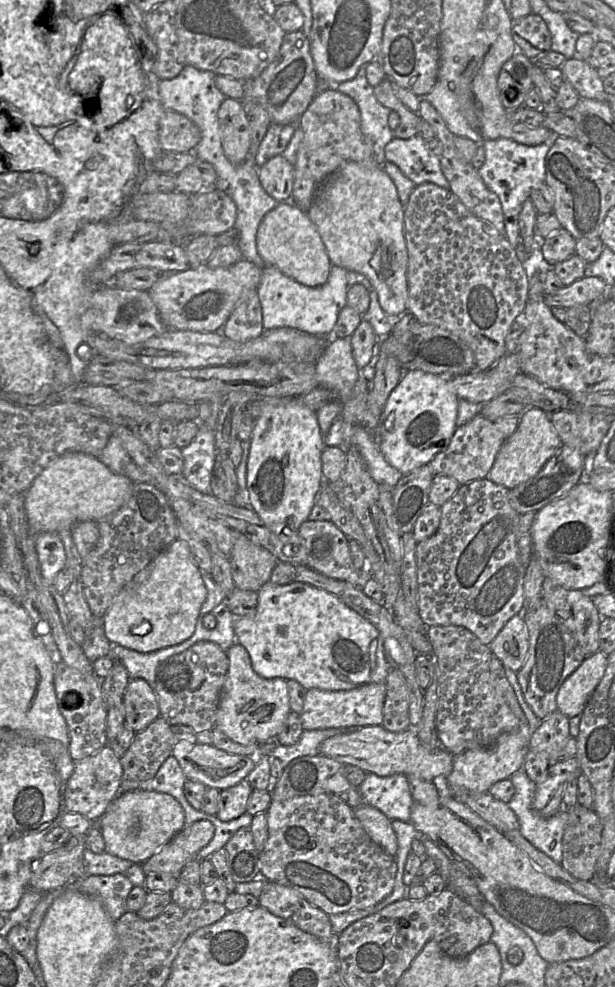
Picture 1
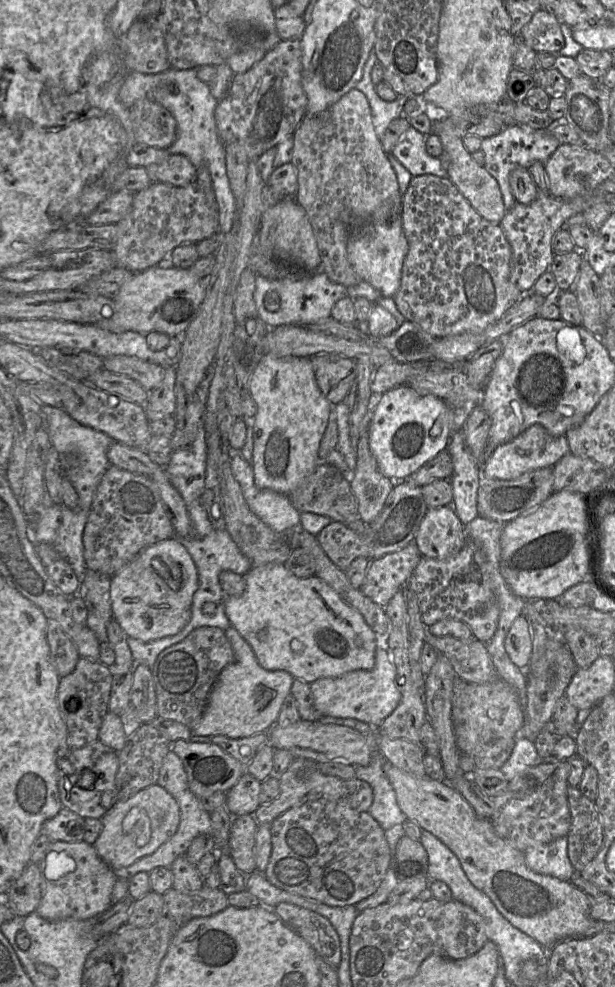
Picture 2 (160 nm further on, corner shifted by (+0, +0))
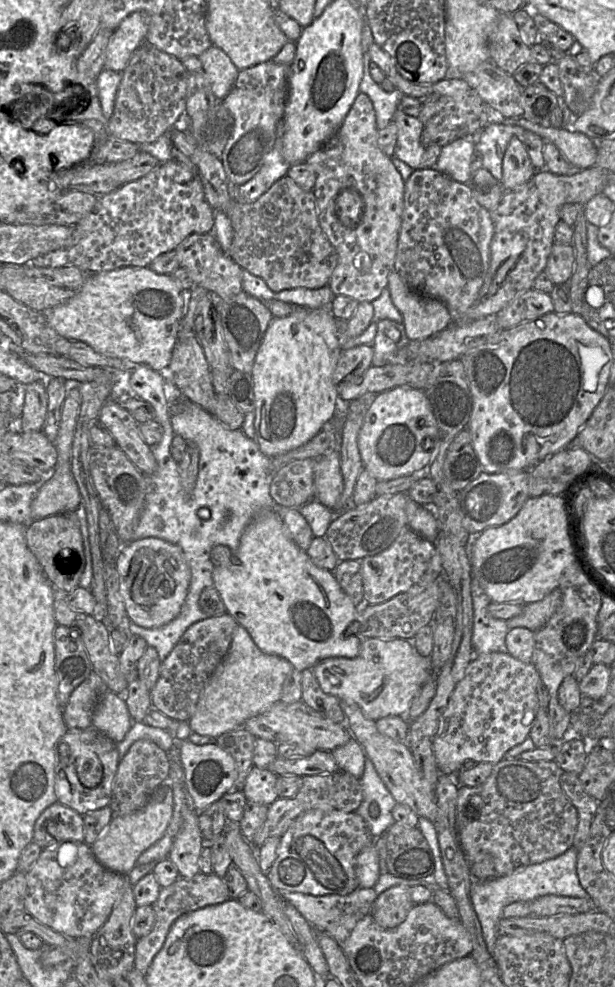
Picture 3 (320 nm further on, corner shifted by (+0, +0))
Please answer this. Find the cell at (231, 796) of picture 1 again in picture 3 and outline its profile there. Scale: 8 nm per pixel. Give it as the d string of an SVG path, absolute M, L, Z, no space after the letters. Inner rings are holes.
M253 766L241 791L247 801L269 806L279 798L276 791L277 779L278 775L271 769Z

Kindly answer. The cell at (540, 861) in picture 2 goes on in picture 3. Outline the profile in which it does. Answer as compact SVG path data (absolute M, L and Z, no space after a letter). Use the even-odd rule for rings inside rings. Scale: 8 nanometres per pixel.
M572 846L563 854L541 863L521 866L510 875L485 881L474 880L470 888L470 896L480 921L483 938L489 953L493 950L500 935L498 924L503 918L503 908L515 902L531 902L545 895L578 897L588 899L589 894L583 889L577 875L578 850Z

